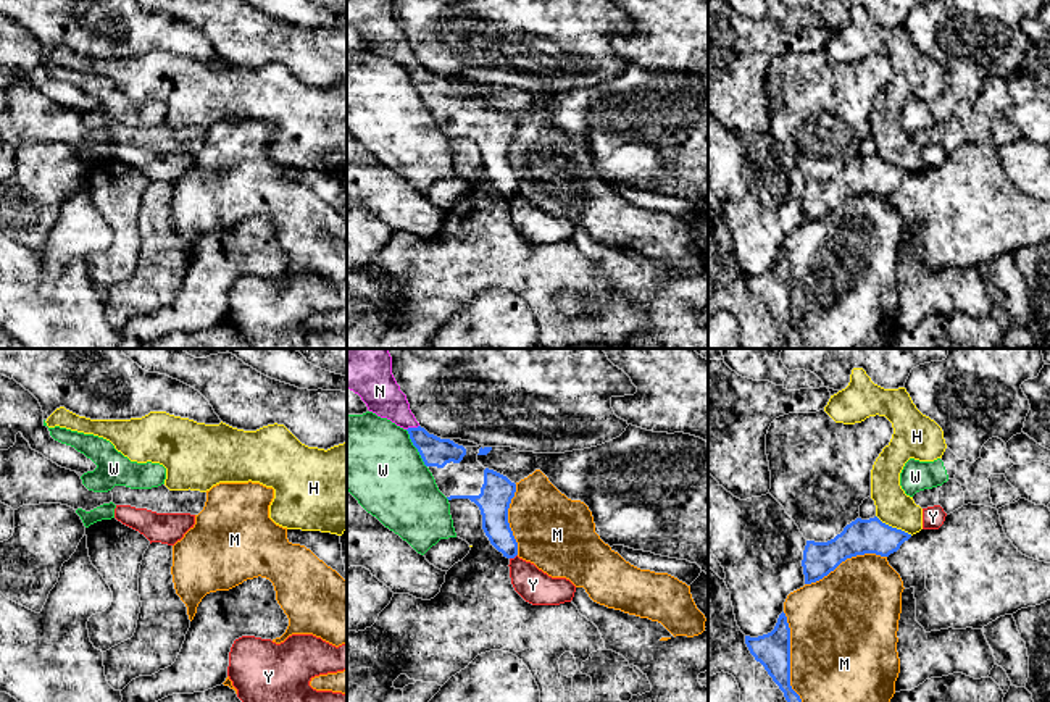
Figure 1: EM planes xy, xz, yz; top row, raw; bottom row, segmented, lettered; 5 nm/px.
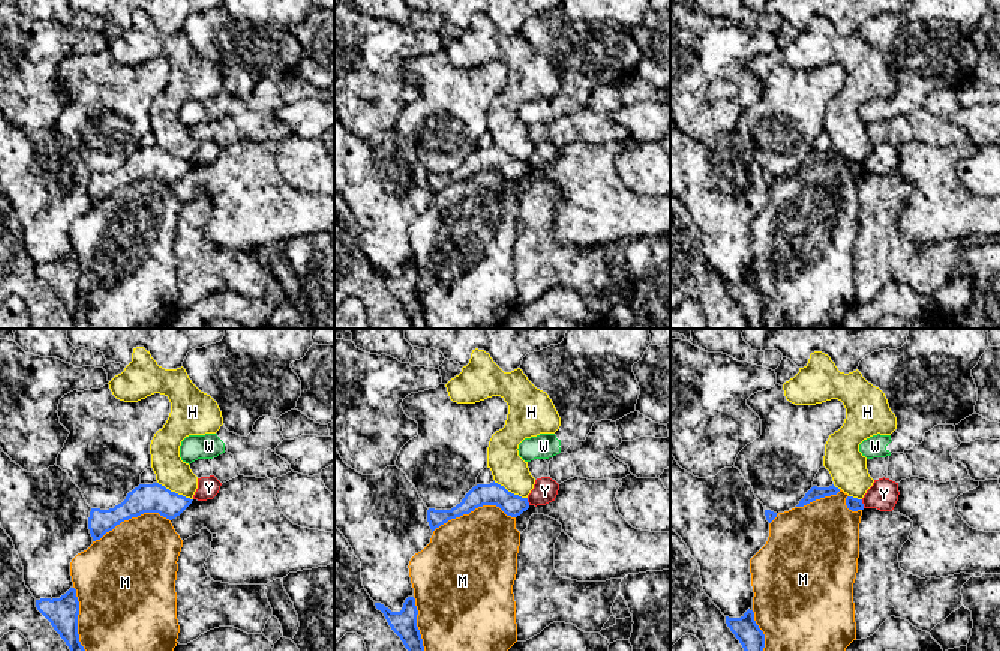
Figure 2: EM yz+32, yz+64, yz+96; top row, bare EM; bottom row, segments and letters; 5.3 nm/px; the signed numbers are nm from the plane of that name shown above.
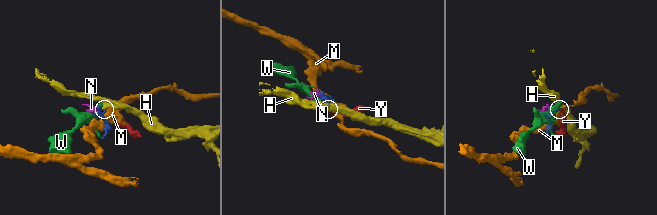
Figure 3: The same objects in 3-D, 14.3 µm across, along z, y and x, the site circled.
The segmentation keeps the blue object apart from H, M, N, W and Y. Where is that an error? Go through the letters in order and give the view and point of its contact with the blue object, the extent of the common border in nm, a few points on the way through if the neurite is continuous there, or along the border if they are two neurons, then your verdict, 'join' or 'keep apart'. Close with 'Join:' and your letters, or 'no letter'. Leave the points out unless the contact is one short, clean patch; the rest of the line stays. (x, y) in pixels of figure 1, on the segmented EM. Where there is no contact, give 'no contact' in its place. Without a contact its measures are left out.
H: meets blue in yz at (894, 528); contact 200 nm long; border along yz (876, 515), (883, 522), (912, 534); keep apart
M: meets blue in yz at (789, 657); contact 460 nm long; keep apart
N: meets blue in xz at (412, 428); contact 70 nm long; join
W: meets blue in xz at (416, 447); contact 220 nm long; keep apart
Y: meets blue in xz at (513, 557); contact 50 nm long; border along xz (516, 554), (510, 559); keep apart
Join: N

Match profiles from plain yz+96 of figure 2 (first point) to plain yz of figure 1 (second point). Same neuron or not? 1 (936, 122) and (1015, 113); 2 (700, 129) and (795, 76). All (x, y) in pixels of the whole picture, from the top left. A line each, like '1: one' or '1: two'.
1: two
2: two

